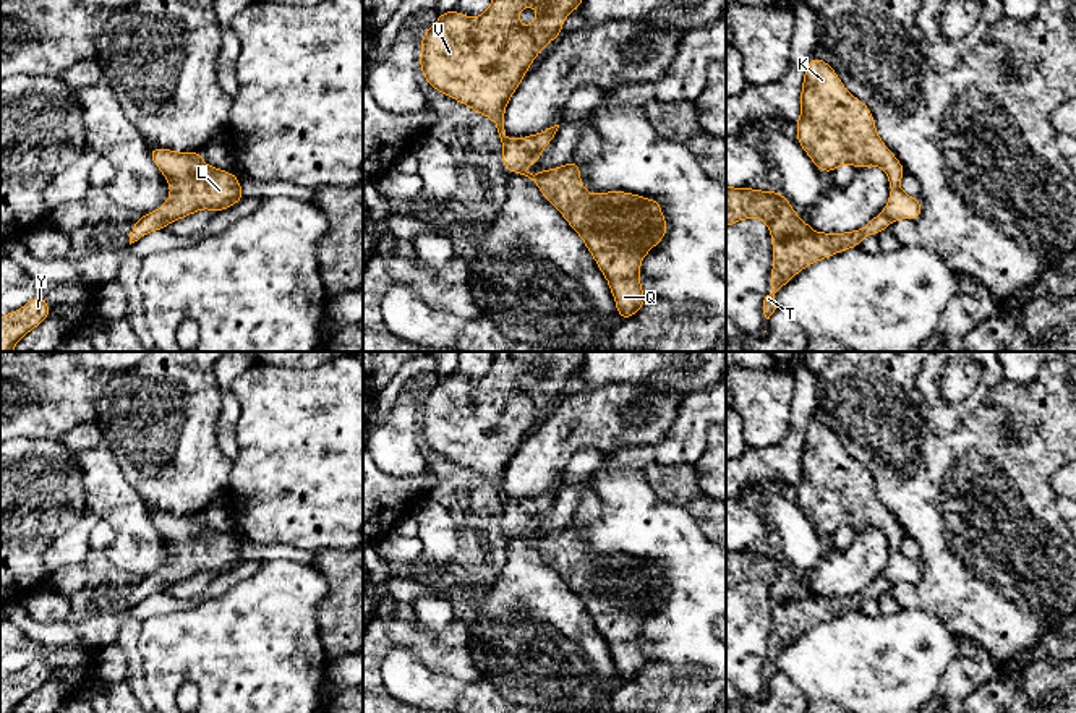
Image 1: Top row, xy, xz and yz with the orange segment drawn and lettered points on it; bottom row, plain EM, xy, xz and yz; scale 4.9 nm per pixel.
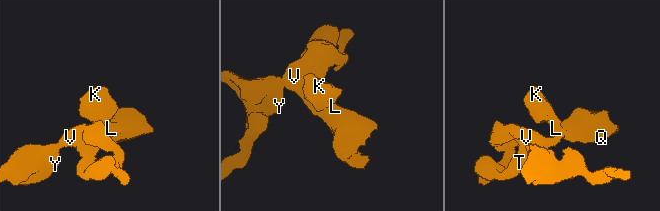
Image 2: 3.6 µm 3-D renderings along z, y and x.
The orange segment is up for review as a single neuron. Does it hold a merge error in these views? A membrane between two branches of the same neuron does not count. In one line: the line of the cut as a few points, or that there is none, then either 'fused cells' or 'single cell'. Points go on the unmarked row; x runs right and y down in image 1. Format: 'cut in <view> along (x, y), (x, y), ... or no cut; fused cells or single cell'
no cut; single cell

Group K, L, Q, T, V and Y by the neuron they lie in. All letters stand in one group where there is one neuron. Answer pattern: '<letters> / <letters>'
K L Q T V Y

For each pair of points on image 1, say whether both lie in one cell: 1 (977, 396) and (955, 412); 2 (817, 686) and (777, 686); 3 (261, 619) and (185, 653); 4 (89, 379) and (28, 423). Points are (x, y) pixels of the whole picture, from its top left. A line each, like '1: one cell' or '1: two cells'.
1: one cell
2: two cells
3: one cell
4: one cell

